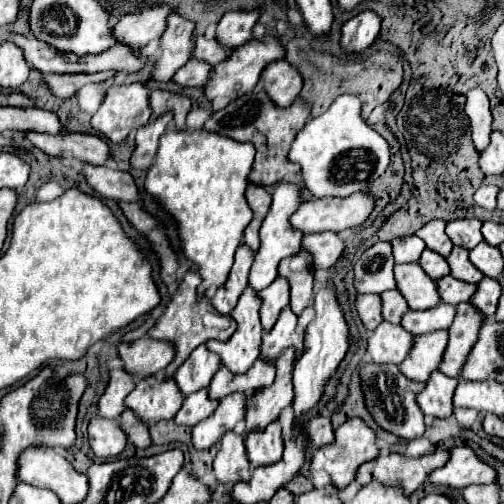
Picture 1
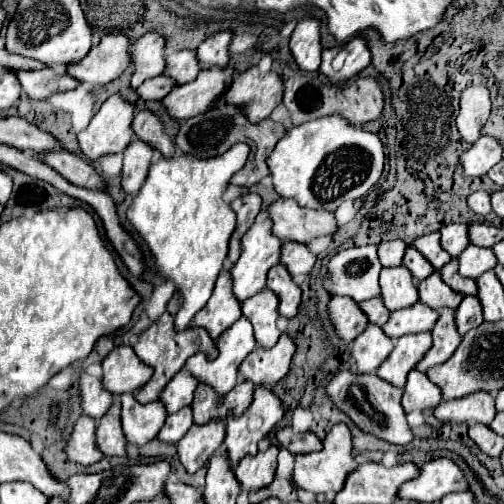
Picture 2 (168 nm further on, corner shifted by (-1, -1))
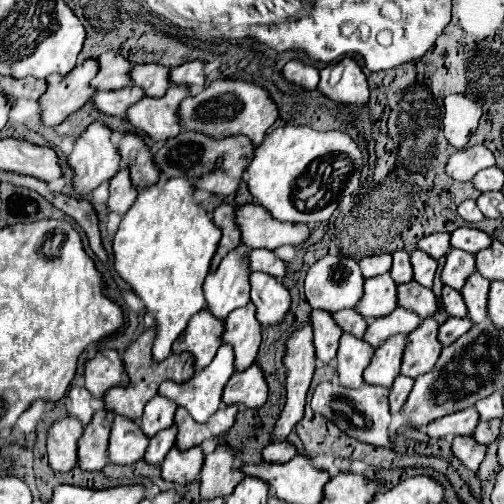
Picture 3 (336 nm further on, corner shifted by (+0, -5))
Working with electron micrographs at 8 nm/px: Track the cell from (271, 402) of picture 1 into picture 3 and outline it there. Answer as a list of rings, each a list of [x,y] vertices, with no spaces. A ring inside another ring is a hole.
[[[220,446],[212,454],[206,456],[204,466],[200,470],[200,498],[228,498],[236,484],[244,478],[242,472],[234,466],[236,452],[230,446]]]

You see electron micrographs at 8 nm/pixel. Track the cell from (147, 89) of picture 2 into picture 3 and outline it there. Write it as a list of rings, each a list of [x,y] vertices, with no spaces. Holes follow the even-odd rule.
[[[126,86],[120,90],[108,90],[108,92],[94,92],[94,96],[90,98],[90,104],[102,112],[102,114],[110,114],[110,116],[124,116],[124,112],[128,110],[128,106],[132,106],[134,102],[142,100],[142,90],[134,88],[134,86]]]

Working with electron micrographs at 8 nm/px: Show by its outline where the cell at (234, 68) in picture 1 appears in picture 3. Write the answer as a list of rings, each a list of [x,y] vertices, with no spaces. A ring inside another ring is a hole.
[[[170,86],[162,98],[142,98],[130,110],[126,110],[126,120],[152,138],[168,140],[174,138],[182,128],[178,124],[178,104],[190,94],[184,86]]]

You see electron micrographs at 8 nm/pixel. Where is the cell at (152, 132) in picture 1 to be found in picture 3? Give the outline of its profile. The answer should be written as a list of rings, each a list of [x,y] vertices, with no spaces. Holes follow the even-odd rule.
[[[120,168],[120,172],[110,180],[110,198],[108,198],[108,212],[118,212],[124,214],[136,200],[138,190],[130,182],[130,172]]]

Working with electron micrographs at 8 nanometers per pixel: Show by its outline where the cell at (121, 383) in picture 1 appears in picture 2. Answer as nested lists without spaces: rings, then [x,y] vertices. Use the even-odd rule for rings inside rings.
[[[87,372],[81,374],[81,406],[83,406],[83,414],[99,420],[105,412],[107,406],[111,406],[113,402],[113,394],[107,394],[107,390],[103,390],[103,382],[97,376],[91,376]]]

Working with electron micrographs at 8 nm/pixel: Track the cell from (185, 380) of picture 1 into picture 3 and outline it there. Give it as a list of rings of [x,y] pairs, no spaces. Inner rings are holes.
[[[154,396],[146,408],[144,408],[144,414],[140,418],[140,430],[152,438],[156,432],[164,430],[164,428],[170,428],[172,422],[174,422],[174,412],[176,412],[176,406],[174,402],[170,402],[168,398],[162,398],[162,396]]]

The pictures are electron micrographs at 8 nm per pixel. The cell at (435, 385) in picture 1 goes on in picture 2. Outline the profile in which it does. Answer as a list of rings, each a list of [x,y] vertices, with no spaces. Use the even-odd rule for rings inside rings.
[[[411,370],[409,378],[407,378],[407,386],[405,386],[405,394],[403,394],[403,408],[405,412],[413,412],[413,410],[435,410],[435,406],[439,406],[443,400],[443,392],[439,390],[439,386],[435,386],[427,374],[419,372],[419,370]]]

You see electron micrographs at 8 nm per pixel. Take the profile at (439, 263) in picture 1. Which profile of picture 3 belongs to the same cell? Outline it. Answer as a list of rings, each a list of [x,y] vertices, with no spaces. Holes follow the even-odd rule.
[[[394,252],[392,254],[390,276],[394,278],[396,284],[404,284],[404,282],[412,280],[412,264],[410,264],[408,252]]]

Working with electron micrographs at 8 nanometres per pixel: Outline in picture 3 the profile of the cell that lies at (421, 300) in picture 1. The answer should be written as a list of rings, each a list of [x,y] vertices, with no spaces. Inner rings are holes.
[[[382,274],[364,282],[362,302],[358,302],[356,308],[358,314],[370,320],[390,314],[396,306],[396,282],[390,278],[390,274]]]

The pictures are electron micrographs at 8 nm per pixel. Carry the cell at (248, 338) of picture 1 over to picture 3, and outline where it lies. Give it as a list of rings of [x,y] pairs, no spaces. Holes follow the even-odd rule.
[[[220,346],[216,358],[212,360],[212,364],[200,372],[196,372],[188,382],[182,384],[174,384],[174,382],[162,382],[162,386],[158,388],[158,394],[164,398],[170,398],[176,406],[182,406],[190,412],[190,416],[194,418],[194,422],[208,422],[208,418],[220,408],[220,398],[222,398],[222,390],[228,382],[228,378],[234,374],[234,350],[230,346]]]

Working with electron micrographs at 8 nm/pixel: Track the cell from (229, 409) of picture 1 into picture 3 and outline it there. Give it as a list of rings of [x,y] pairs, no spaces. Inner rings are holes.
[[[198,446],[186,450],[186,452],[180,452],[180,450],[172,448],[166,454],[164,462],[160,464],[162,480],[186,486],[186,484],[190,484],[198,478],[202,462],[204,462],[204,456],[202,456],[202,450]]]

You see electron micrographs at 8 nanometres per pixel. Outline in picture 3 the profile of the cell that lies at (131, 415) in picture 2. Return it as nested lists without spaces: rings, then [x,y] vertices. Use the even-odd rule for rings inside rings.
[[[114,418],[110,440],[108,440],[108,462],[118,466],[130,466],[138,460],[142,460],[142,454],[146,452],[148,438],[142,434],[142,430],[126,420],[126,418]]]

